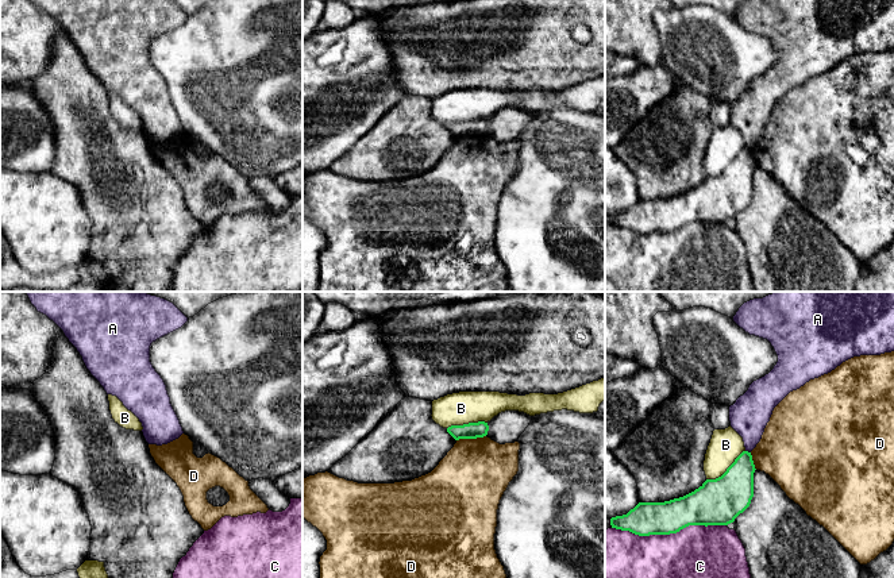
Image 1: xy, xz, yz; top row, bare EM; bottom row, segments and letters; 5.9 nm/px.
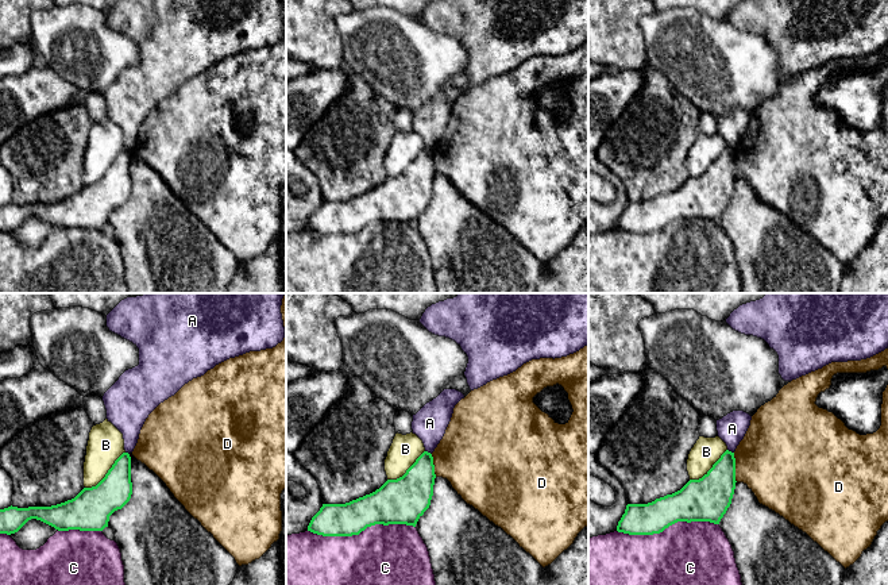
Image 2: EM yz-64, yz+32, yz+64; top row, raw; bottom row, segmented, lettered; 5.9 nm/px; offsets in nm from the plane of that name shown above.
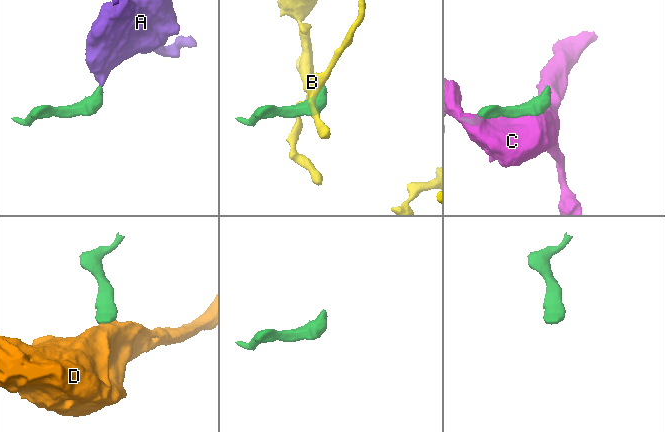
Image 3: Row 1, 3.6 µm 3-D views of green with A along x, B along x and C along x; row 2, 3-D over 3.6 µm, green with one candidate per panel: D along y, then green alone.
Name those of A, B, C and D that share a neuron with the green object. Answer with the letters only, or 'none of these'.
none of these

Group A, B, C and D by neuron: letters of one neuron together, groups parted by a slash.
A / B / C / D

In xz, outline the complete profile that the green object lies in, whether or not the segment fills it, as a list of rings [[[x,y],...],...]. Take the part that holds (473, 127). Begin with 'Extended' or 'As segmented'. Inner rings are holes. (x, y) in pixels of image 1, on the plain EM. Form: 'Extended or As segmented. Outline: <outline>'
As segmented. Outline: [[[485,119],[469,120],[463,123],[451,123],[447,130],[455,136],[477,136],[488,132],[489,123]]]

